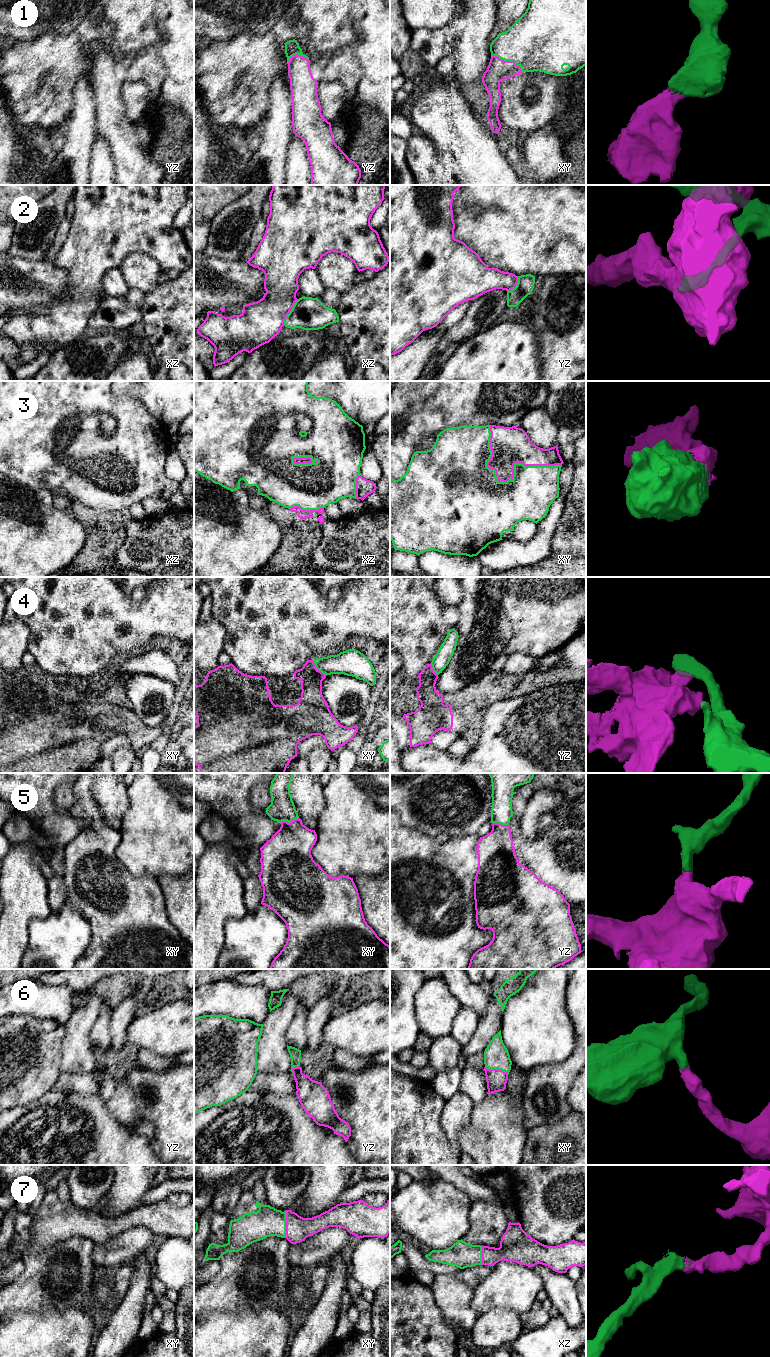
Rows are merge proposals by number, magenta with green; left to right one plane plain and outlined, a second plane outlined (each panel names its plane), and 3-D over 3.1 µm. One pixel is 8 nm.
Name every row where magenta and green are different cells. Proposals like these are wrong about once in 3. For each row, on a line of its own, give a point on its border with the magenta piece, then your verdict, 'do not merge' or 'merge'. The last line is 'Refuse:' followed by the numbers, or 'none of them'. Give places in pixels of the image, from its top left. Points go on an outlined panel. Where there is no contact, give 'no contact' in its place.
1: contact xy (508, 61); merge
2: contact xz (289, 312); merge
3: contact xy (506, 481); merge
4: contact xy (318, 670); do not merge
5: contact xy (287, 822); merge
6: contact xy (497, 1069); merge
7: contact xy (286, 1224); merge
Refuse: 4

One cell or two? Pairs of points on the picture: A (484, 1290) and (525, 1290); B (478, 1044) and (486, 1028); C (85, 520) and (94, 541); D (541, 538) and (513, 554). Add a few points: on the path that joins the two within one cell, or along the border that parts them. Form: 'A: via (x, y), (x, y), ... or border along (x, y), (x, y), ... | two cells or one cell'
A: via (494, 1290), (515, 1290) | one cell
B: via (480, 1040), (485, 1032) | one cell
C: via (90, 525), (94, 529), (94, 536) | one cell
D: via (534, 545), (525, 554), (520, 554) | one cell

